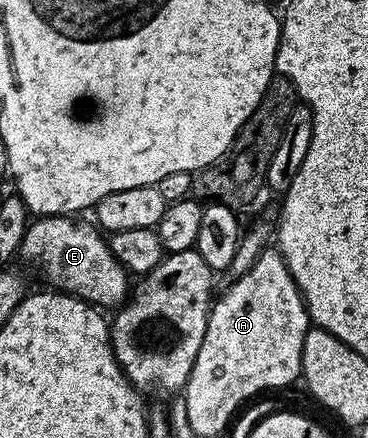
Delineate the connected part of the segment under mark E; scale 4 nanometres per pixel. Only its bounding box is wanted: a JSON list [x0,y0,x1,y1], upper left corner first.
[20,215,131,309]

